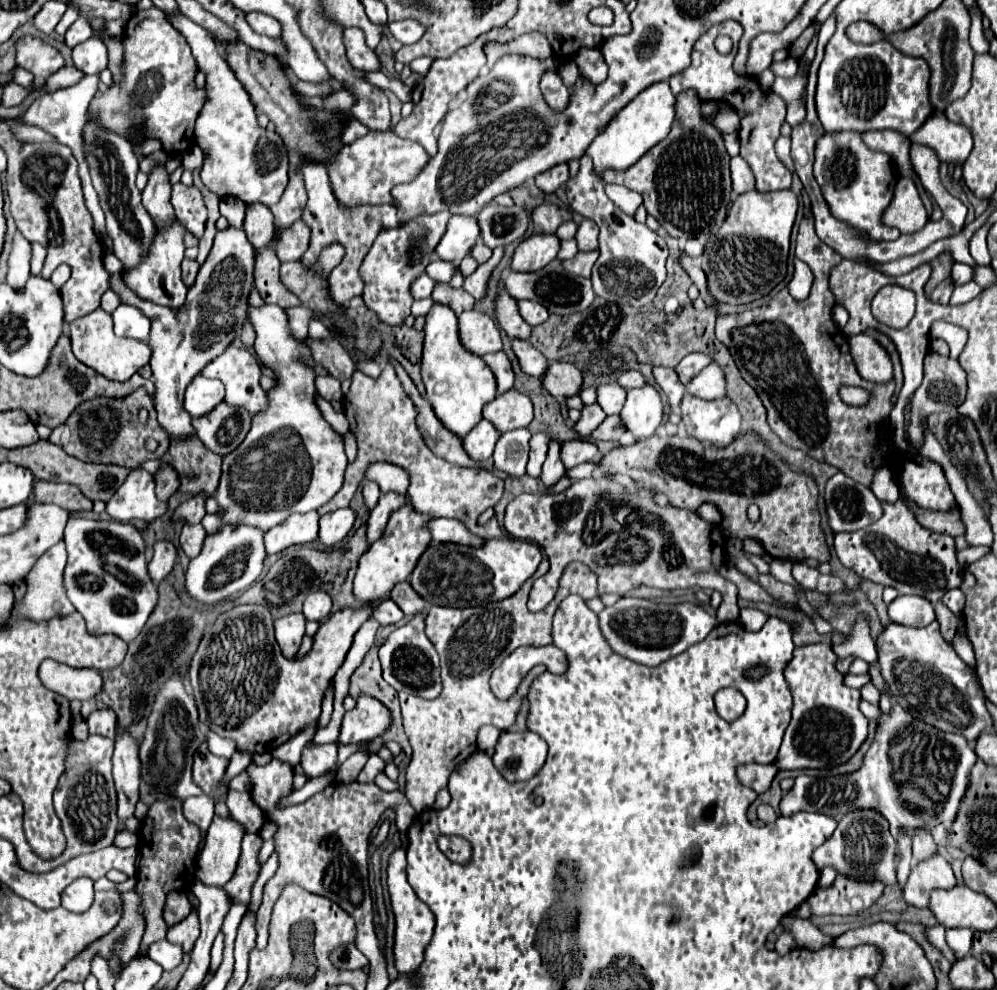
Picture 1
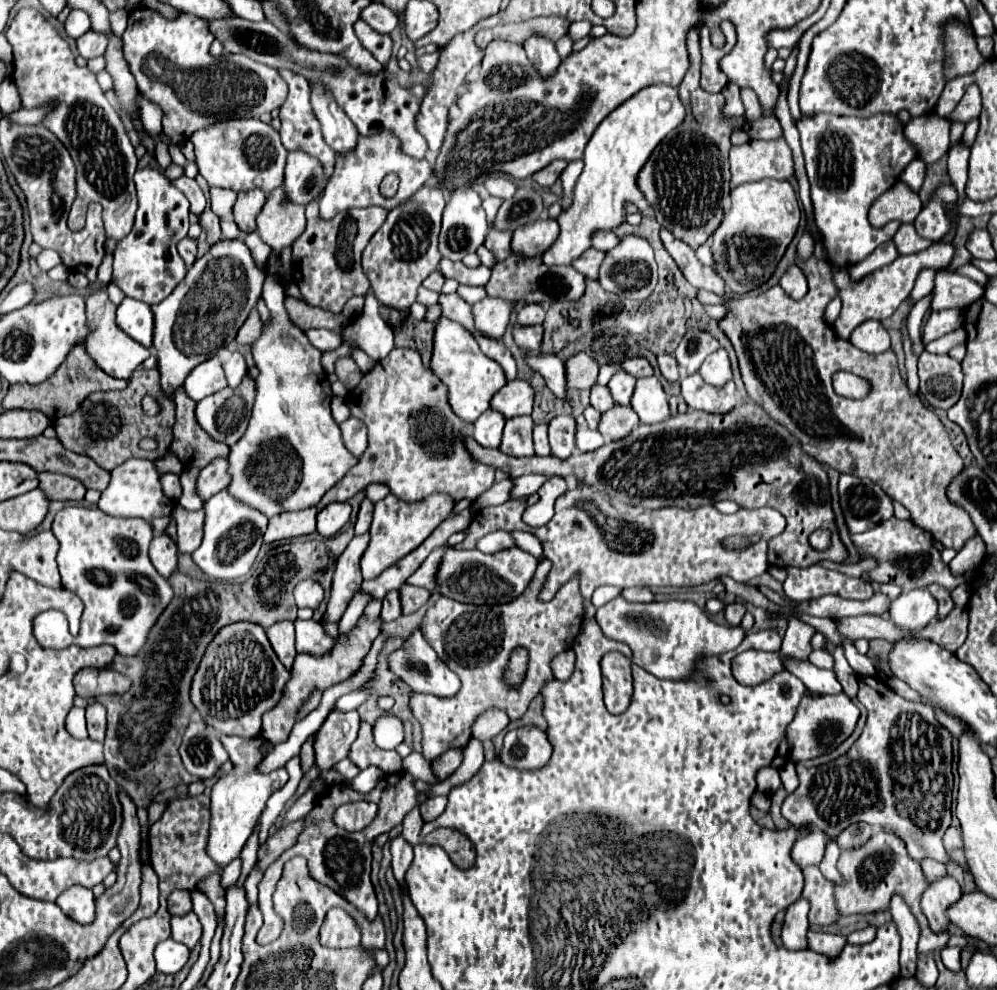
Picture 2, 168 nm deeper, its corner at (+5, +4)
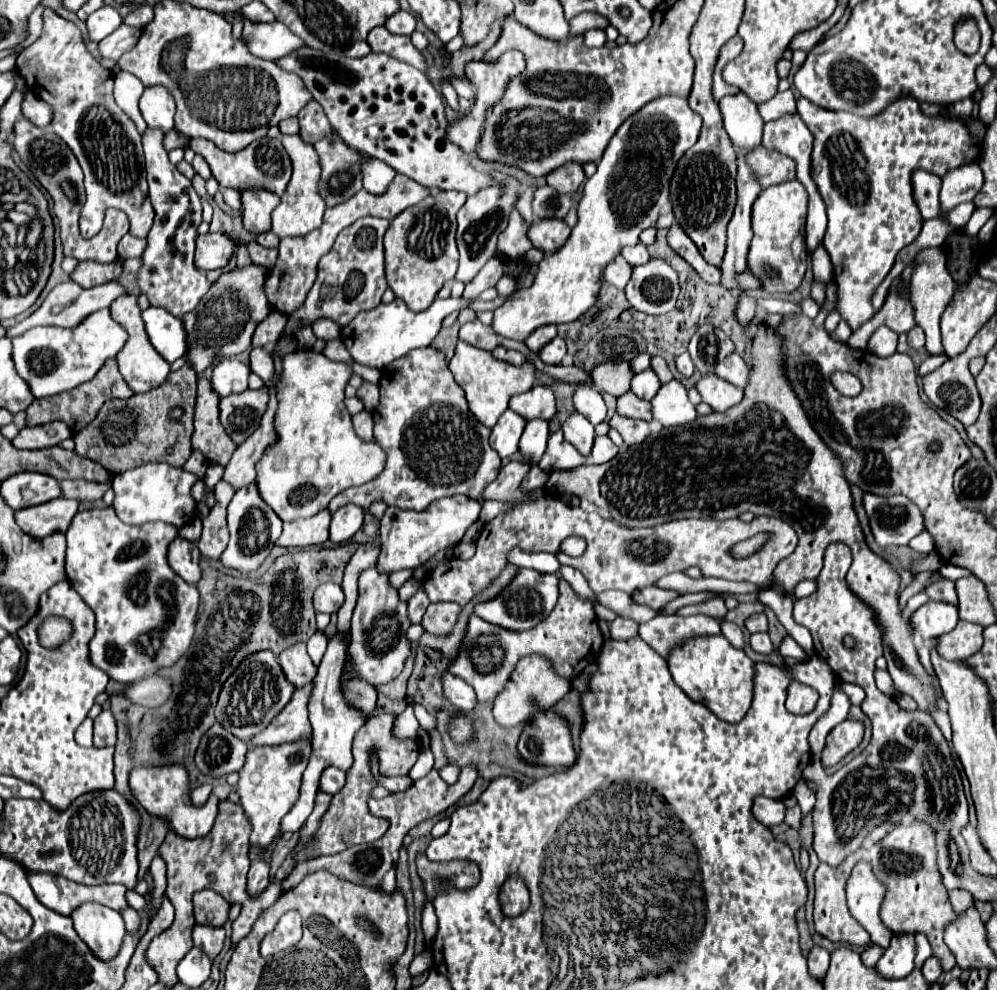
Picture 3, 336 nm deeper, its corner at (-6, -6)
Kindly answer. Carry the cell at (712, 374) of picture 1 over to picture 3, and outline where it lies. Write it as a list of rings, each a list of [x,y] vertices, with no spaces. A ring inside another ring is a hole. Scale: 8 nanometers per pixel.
[[[733,352],[733,354],[729,354],[729,358],[725,358],[723,362],[719,362],[715,366],[715,374],[721,380],[725,380],[725,382],[729,382],[729,384],[733,384],[737,388],[745,388],[747,386],[749,368],[743,362],[743,358],[737,352]]]

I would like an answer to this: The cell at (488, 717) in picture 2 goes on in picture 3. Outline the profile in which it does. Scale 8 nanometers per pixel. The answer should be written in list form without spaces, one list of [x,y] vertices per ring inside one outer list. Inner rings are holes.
[[[527,656],[517,664],[505,690],[495,698],[495,706],[493,706],[495,722],[499,726],[525,724],[535,712],[549,710],[555,702],[559,702],[569,692],[569,688],[571,688],[571,682],[557,676],[553,672],[553,666],[549,660],[545,660],[541,656]]]

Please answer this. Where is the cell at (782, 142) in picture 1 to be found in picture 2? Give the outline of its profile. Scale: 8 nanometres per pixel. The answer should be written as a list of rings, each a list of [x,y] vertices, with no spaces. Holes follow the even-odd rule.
[[[752,140],[730,150],[732,182],[746,184],[762,178],[788,180],[794,176],[792,150],[784,140]]]

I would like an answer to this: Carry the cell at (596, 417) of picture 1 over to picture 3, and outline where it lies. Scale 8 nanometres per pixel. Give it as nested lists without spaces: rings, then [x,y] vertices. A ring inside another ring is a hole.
[[[627,392],[617,398],[617,414],[627,418],[651,420],[651,404],[647,400],[637,398],[633,392]]]

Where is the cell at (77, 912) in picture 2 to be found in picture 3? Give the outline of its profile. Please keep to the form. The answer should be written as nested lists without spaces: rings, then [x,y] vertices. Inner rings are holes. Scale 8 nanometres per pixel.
[[[83,902],[73,910],[73,927],[79,938],[101,960],[111,960],[125,936],[125,924],[119,912],[97,902]]]

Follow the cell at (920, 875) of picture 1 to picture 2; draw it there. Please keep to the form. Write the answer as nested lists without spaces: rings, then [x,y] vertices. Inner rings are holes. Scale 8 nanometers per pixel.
[[[946,876],[946,878],[938,880],[938,882],[932,882],[930,888],[924,892],[924,896],[922,896],[922,912],[926,914],[930,930],[934,934],[948,932],[950,920],[946,916],[946,910],[952,904],[956,904],[960,900],[960,896],[962,896],[960,884],[952,876]]]

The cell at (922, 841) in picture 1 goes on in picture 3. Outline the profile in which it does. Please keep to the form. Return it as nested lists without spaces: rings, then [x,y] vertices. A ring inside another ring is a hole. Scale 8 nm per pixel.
[[[949,890],[949,900],[951,900],[955,912],[963,912],[967,906],[973,904],[973,896],[965,890]]]

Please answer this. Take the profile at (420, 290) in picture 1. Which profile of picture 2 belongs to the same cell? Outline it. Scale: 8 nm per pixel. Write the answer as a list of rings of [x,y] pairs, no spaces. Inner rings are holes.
[[[436,270],[436,272],[432,272],[426,280],[424,280],[424,286],[426,288],[430,288],[430,290],[436,290],[436,292],[440,292],[442,290],[442,284],[444,284],[444,276],[442,276],[442,272],[440,270]]]

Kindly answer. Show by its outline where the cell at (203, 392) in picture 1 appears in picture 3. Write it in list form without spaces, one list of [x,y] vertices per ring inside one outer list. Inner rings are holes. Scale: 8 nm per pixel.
[[[225,358],[213,368],[211,388],[219,394],[219,398],[243,392],[247,390],[247,376],[249,376],[249,366],[245,366],[235,358]]]

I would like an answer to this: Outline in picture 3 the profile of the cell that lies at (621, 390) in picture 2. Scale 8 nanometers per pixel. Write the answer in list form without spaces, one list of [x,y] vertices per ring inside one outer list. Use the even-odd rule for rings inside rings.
[[[651,368],[643,370],[641,374],[637,374],[637,376],[633,378],[633,382],[631,382],[631,392],[637,394],[639,398],[643,398],[643,400],[651,400],[651,398],[657,394],[659,388],[661,388],[661,382],[659,382],[659,378],[653,374]]]

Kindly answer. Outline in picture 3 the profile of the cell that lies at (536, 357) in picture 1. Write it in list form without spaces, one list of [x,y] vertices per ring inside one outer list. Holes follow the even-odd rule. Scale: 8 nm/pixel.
[[[577,384],[573,394],[573,406],[579,414],[583,414],[591,424],[599,424],[605,420],[607,406],[601,394],[589,384]]]

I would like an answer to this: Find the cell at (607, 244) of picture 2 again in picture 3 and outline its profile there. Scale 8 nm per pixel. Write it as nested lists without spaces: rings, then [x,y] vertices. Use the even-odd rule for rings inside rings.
[[[643,244],[627,246],[625,250],[621,250],[621,256],[623,256],[631,266],[639,266],[639,264],[645,264],[647,260],[651,260],[651,254],[647,252],[647,248],[645,248]]]

